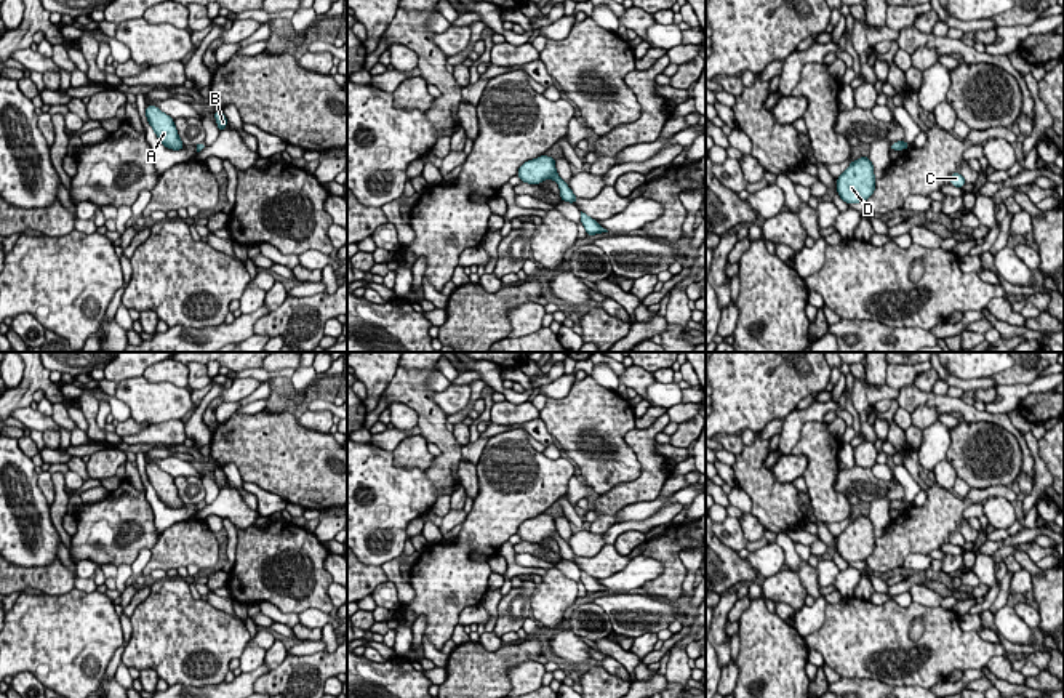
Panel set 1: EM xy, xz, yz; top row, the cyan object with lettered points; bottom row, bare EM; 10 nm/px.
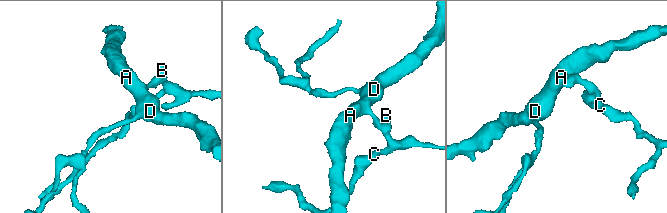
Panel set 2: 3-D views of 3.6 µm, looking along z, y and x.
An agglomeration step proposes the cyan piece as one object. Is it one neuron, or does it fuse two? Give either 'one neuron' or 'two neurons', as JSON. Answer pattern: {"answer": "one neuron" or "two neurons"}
{"answer": "one neuron"}

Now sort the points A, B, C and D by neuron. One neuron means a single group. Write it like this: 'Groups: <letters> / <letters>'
Groups: A B C D

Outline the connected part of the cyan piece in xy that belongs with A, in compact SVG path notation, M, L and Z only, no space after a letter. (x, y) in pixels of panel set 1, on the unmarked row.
M146 464L147 482L155 490L158 499L173 509L181 509L186 504L181 501L174 479L163 472L157 464Z

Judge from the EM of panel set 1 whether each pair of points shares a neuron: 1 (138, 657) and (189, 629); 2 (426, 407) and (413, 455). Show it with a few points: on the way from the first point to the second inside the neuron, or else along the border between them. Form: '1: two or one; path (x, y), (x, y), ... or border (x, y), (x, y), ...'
1: one; path (151, 645), (165, 636), (176, 636)
2: two; border (420, 434), (428, 442)

